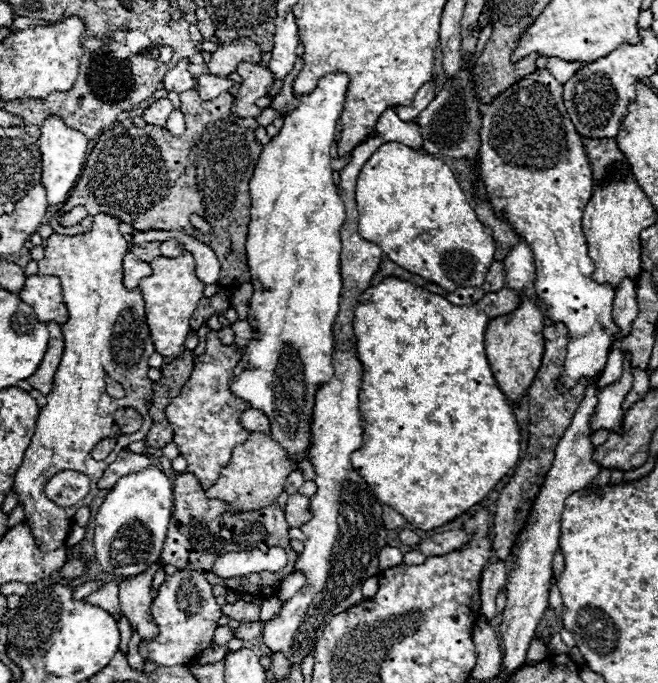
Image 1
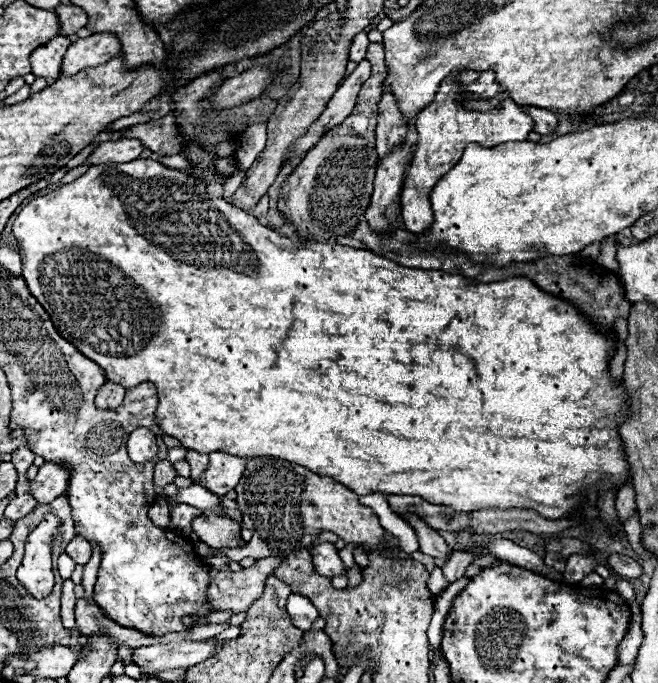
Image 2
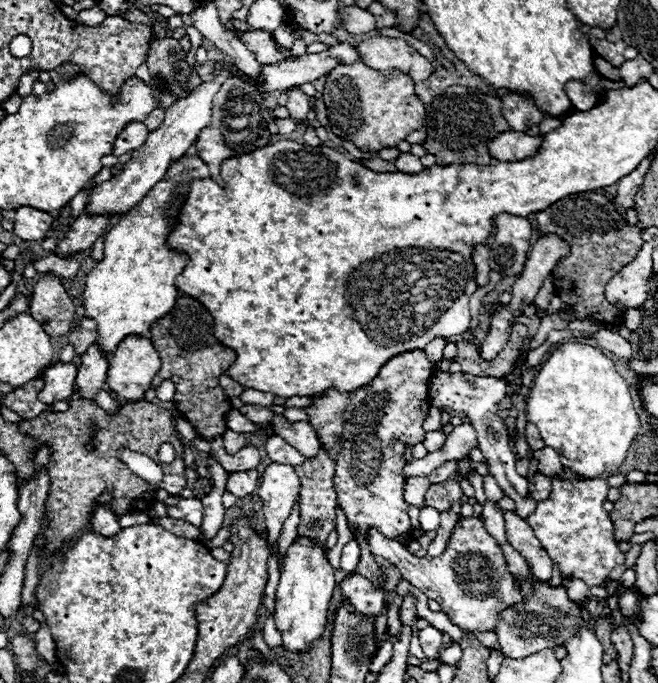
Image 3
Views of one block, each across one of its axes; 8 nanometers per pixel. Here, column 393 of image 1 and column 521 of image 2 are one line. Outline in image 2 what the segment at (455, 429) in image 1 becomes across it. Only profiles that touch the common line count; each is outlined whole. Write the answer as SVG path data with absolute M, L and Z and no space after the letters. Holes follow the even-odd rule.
M136 158L128 164L96 164L90 166L86 174L82 174L78 180L64 184L56 190L52 190L46 196L38 196L34 198L30 204L26 204L22 208L22 212L16 216L14 220L14 238L18 242L18 252L22 258L22 276L32 292L32 296L36 296L36 300L44 306L44 310L50 314L52 322L56 324L56 330L60 332L60 336L64 336L70 344L74 344L88 360L96 362L100 368L106 370L106 376L110 382L124 386L126 390L132 386L138 386L142 382L152 382L158 390L158 408L156 408L156 420L158 426L164 430L164 434L174 436L182 442L184 448L188 450L196 450L200 454L210 454L210 452L226 452L226 454L236 454L242 458L256 458L256 456L272 456L272 458L284 458L288 462L300 464L308 470L312 470L314 474L320 476L330 476L334 480L338 480L340 484L348 486L350 490L354 490L356 494L372 494L372 492L382 492L382 494L408 494L408 496L422 496L424 500L432 502L432 504L446 504L452 506L460 512L472 512L476 508L534 508L538 510L544 518L548 520L556 520L556 518L566 518L568 514L572 514L574 510L578 510L580 506L584 506L582 498L574 494L578 494L584 488L590 488L590 504L592 506L584 506L584 520L586 526L590 526L592 522L598 520L598 510L596 510L596 502L598 502L598 484L600 480L604 480L606 488L620 484L628 474L630 474L630 466L626 462L626 454L622 450L622 440L618 436L618 420L620 416L624 416L626 412L624 408L624 390L622 386L614 386L610 370L608 370L608 344L612 344L604 334L600 334L594 326L588 324L588 320L568 302L558 300L542 290L536 288L536 284L532 284L530 280L524 278L508 278L502 282L492 282L492 284L480 284L477 280L462 278L458 274L448 274L442 270L418 270L418 268L406 268L400 266L392 260L386 260L382 256L376 256L368 250L358 250L352 246L342 246L342 244L322 244L322 242L308 242L308 240L298 240L298 236L280 236L278 232L274 232L268 226L262 226L250 212L232 206L230 202L226 202L222 196L214 196L208 192L208 184L204 184L200 178L196 178L194 174L182 172L182 170L172 170L162 166L156 160L148 160L148 158ZM140 332L152 332L150 338L146 338L140 346Z

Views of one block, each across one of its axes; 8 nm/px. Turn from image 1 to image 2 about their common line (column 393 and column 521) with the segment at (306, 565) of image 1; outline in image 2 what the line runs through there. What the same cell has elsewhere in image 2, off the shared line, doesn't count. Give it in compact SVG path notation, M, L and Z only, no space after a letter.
M464 70L464 72L448 76L440 84L436 98L416 116L418 142L416 142L416 152L414 152L410 170L408 170L404 186L402 186L402 196L400 196L402 220L410 232L424 234L432 226L434 212L430 206L430 192L432 192L434 184L448 170L452 170L458 164L458 160L462 158L464 148L468 144L480 144L480 146L492 148L492 146L498 146L504 142L522 142L522 140L526 140L528 132L532 132L532 126L534 126L532 118L526 116L520 110L520 106L516 106L510 98L502 100L500 108L496 108L492 112L472 112L472 110L464 110L460 106L462 90L466 90L478 98L494 98L504 92L504 88L500 88L500 84L496 84L492 70L488 70L488 72Z

